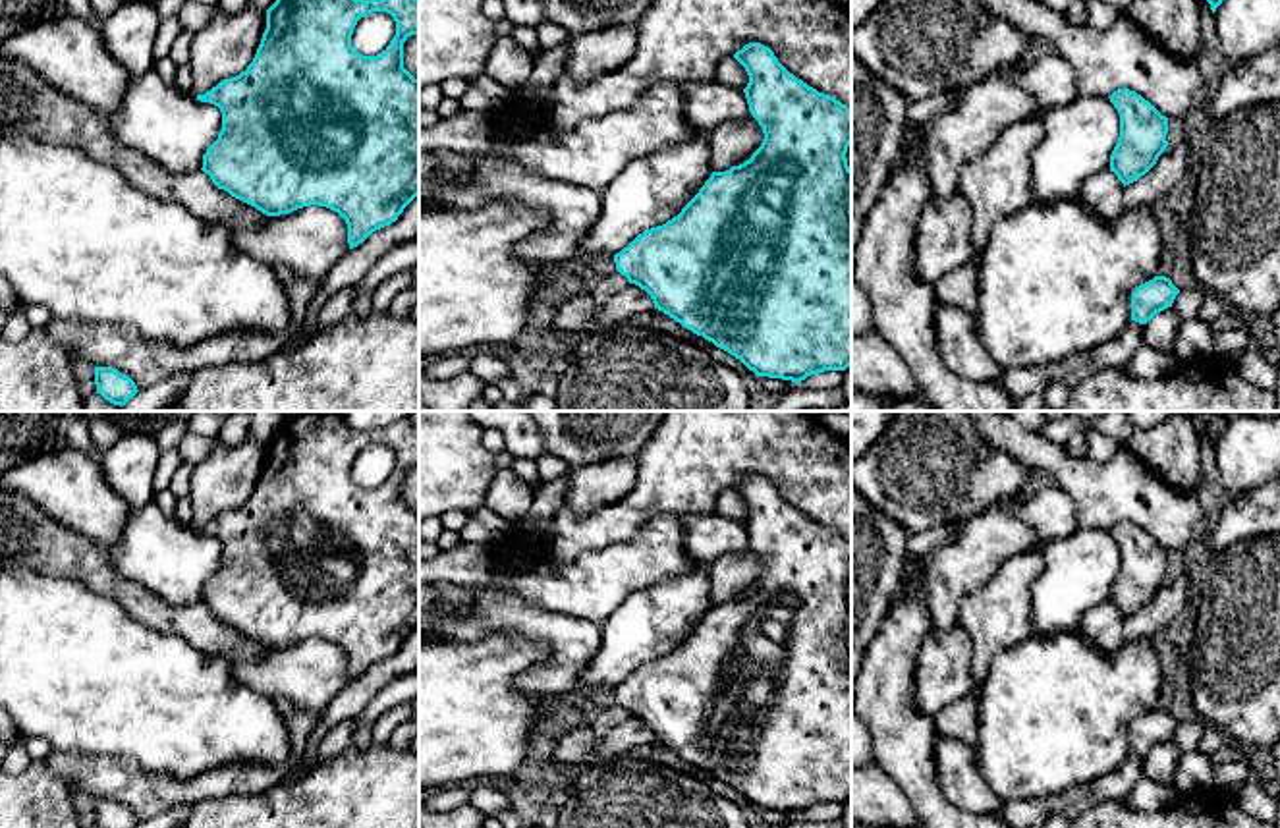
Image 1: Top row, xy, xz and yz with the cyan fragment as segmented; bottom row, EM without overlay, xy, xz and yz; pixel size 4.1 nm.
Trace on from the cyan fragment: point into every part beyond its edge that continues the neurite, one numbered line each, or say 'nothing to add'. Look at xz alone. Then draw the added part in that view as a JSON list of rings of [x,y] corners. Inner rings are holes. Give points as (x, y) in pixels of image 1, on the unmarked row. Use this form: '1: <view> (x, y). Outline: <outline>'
nothing to add

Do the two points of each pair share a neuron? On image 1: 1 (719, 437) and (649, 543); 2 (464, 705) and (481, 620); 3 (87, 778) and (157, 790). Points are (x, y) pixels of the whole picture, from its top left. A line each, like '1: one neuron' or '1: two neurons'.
1: two neurons
2: two neurons
3: one neuron

